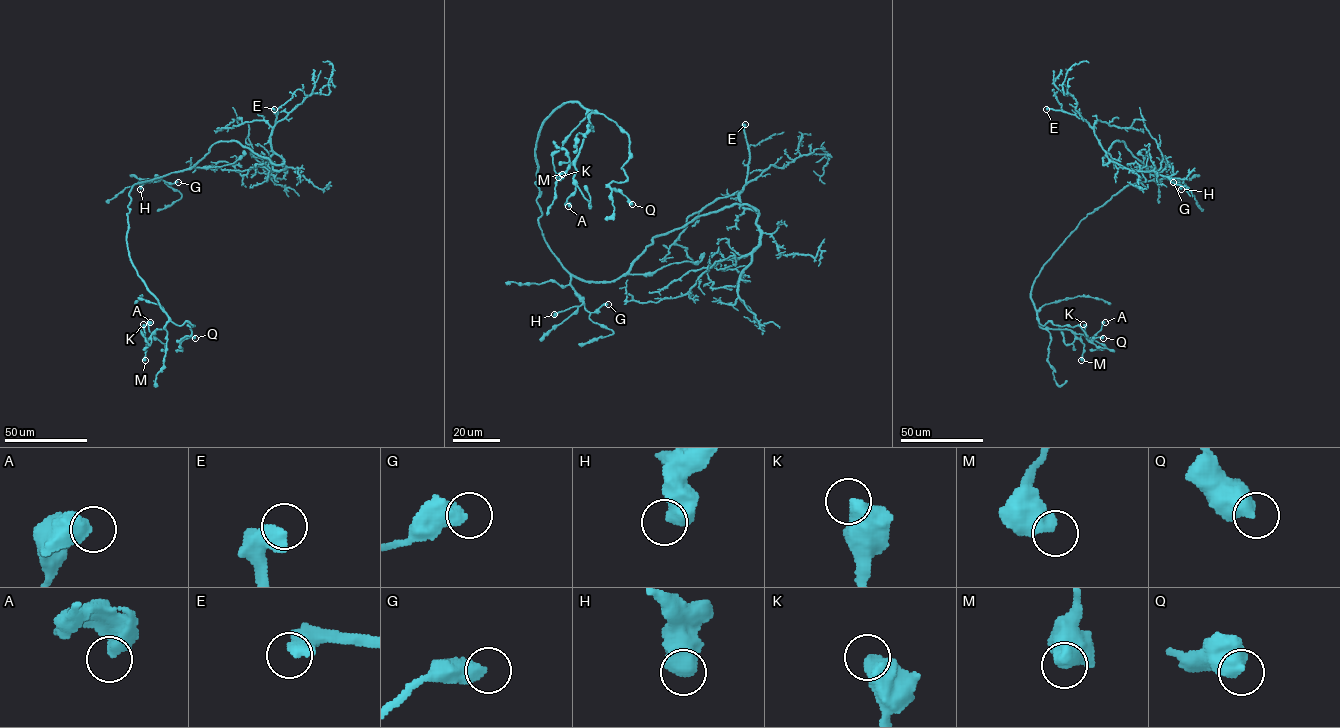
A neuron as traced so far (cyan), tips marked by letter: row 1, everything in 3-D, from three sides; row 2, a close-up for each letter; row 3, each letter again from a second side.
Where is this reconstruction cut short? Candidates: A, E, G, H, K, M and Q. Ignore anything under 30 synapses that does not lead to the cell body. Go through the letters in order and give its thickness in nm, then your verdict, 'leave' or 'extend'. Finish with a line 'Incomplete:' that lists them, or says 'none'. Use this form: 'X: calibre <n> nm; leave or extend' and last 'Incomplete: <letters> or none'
A: calibre 600 nm; leave
E: calibre 480 nm; extend
G: calibre 500 nm; leave
H: calibre 650 nm; leave
K: calibre 550 nm; leave
M: calibre 600 nm; leave
Q: calibre 600 nm; leave
Incomplete: E

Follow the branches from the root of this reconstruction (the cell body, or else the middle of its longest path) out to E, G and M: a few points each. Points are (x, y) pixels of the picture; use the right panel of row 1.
E: (1155, 178), (1158, 172), (1136, 158), (1122, 141), (1110, 146), (1103, 165), (1109, 160), (1086, 122), (1046, 109)
G: (1155, 178), (1156, 181), (1175, 177), (1179, 182), (1173, 182)
M: (1155, 178), (1124, 186), (1089, 213), (1033, 282), (1031, 299), (1039, 325), (1073, 333), (1084, 344), (1081, 360)

